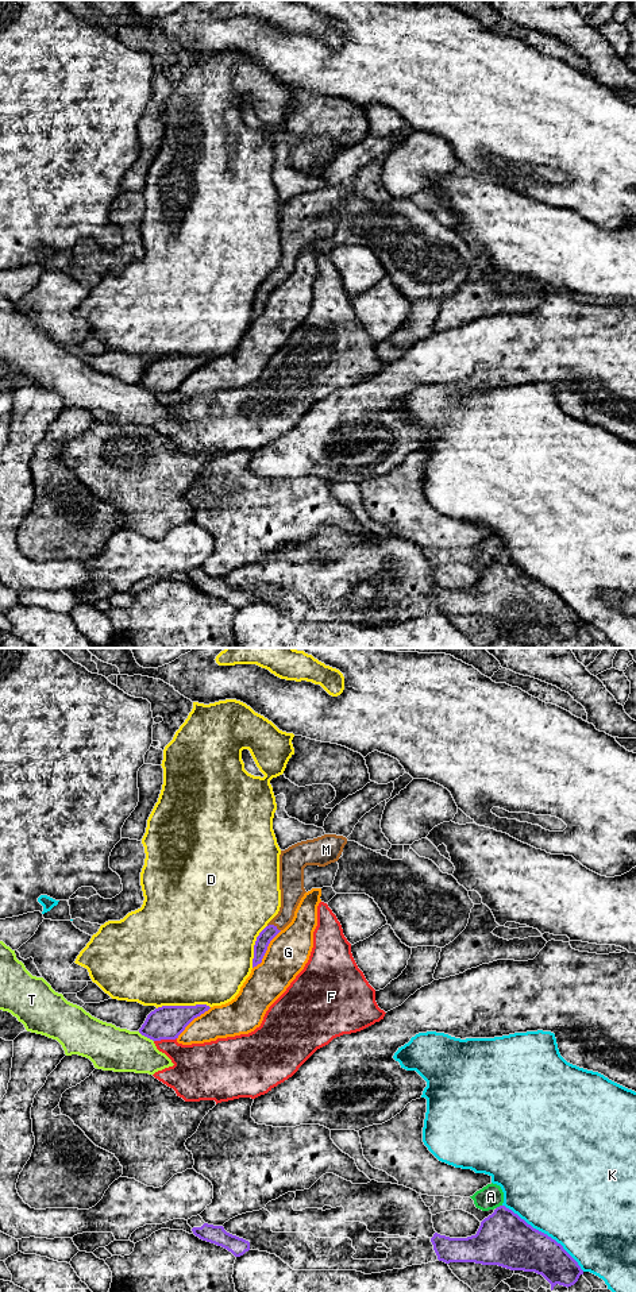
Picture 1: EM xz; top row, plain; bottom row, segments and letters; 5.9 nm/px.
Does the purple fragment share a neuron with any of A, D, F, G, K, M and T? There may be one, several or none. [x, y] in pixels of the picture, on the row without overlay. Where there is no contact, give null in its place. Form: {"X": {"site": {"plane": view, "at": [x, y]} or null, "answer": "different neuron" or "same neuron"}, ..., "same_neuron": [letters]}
{"A": {"site": {"plane": "xz", "at": [500, 558]}, "answer": "different neuron"}, "D": {"site": {"plane": "xz", "at": [182, 358]}, "answer": "different neuron"}, "F": {"site": {"plane": "xz", "at": [165, 390]}, "answer": "different neuron"}, "G": {"site": {"plane": "xz", "at": [266, 301]}, "answer": "different neuron"}, "K": {"site": {"plane": "xz", "at": [543, 585]}, "answer": "different neuron"}, "M": {"site": {"plane": "xz", "at": [273, 277]}, "answer": "same neuron"}, "T": {"site": {"plane": "xz", "at": [146, 388]}, "answer": "different neuron"}, "same_neuron": ["M"]}

